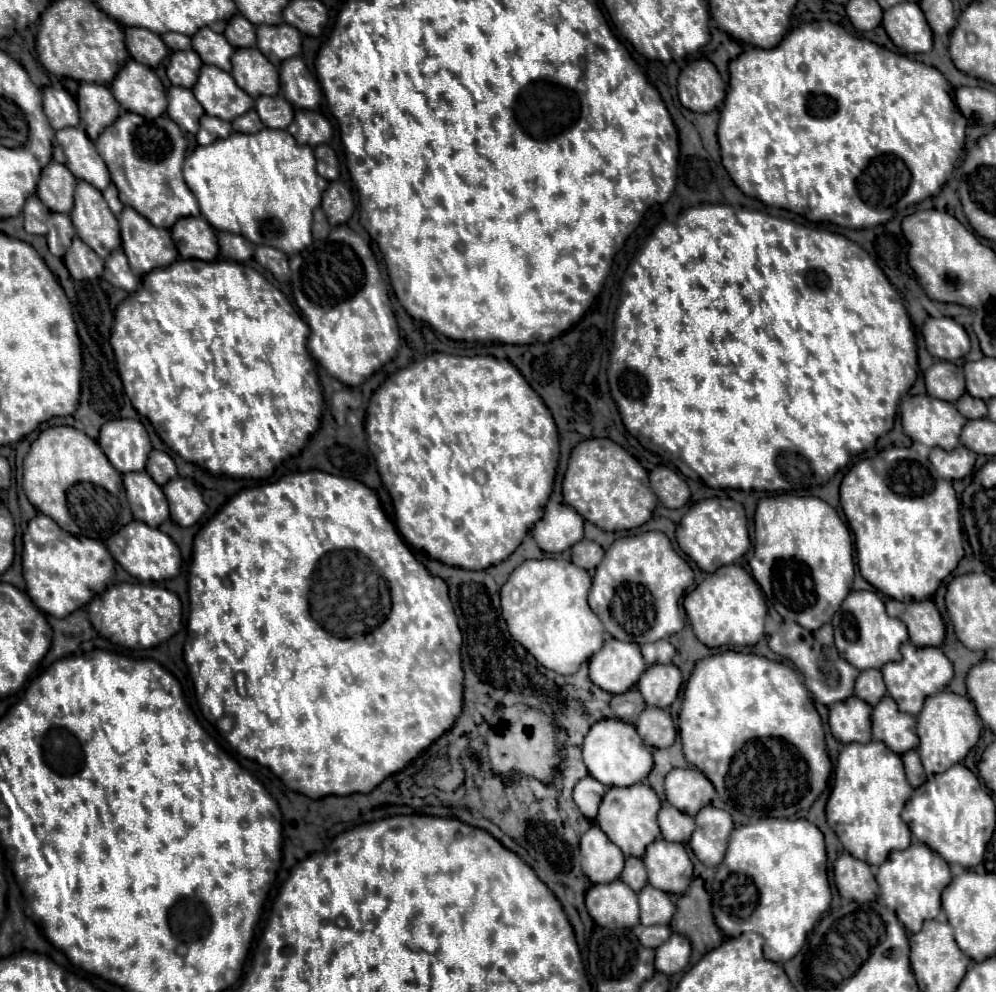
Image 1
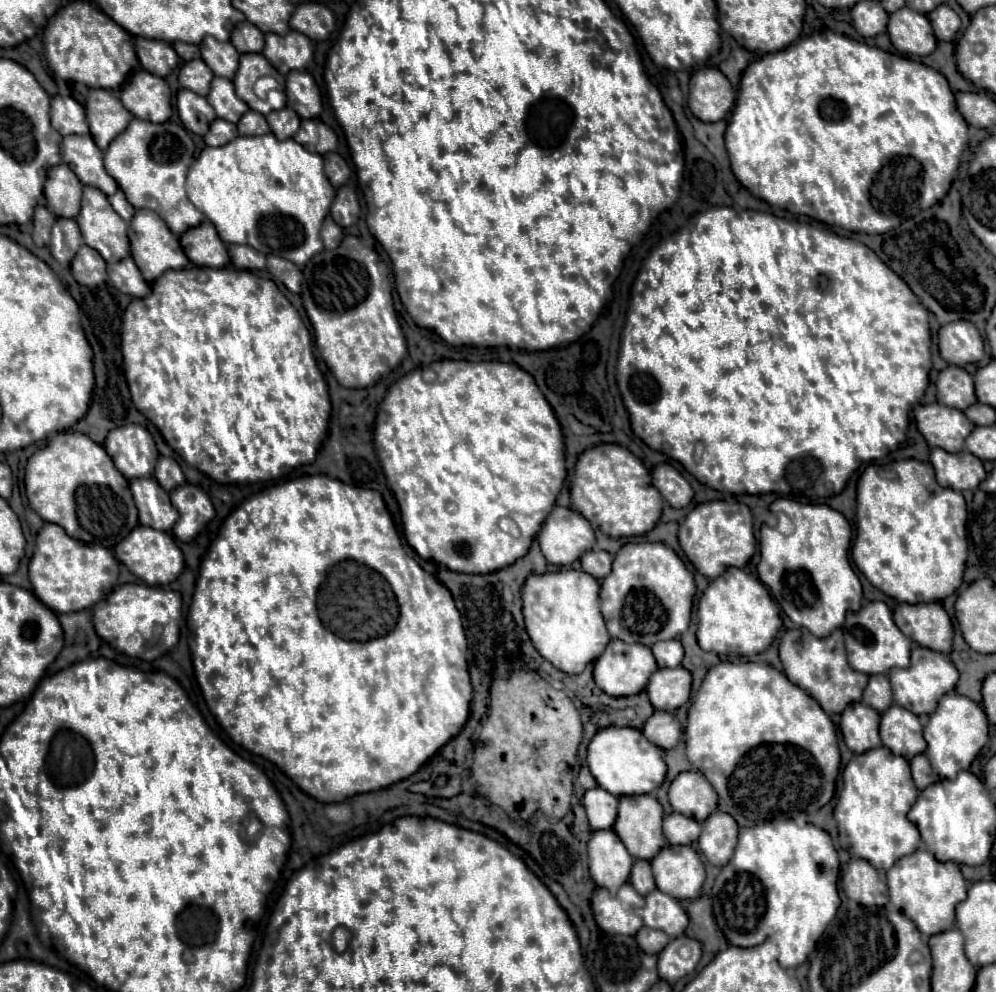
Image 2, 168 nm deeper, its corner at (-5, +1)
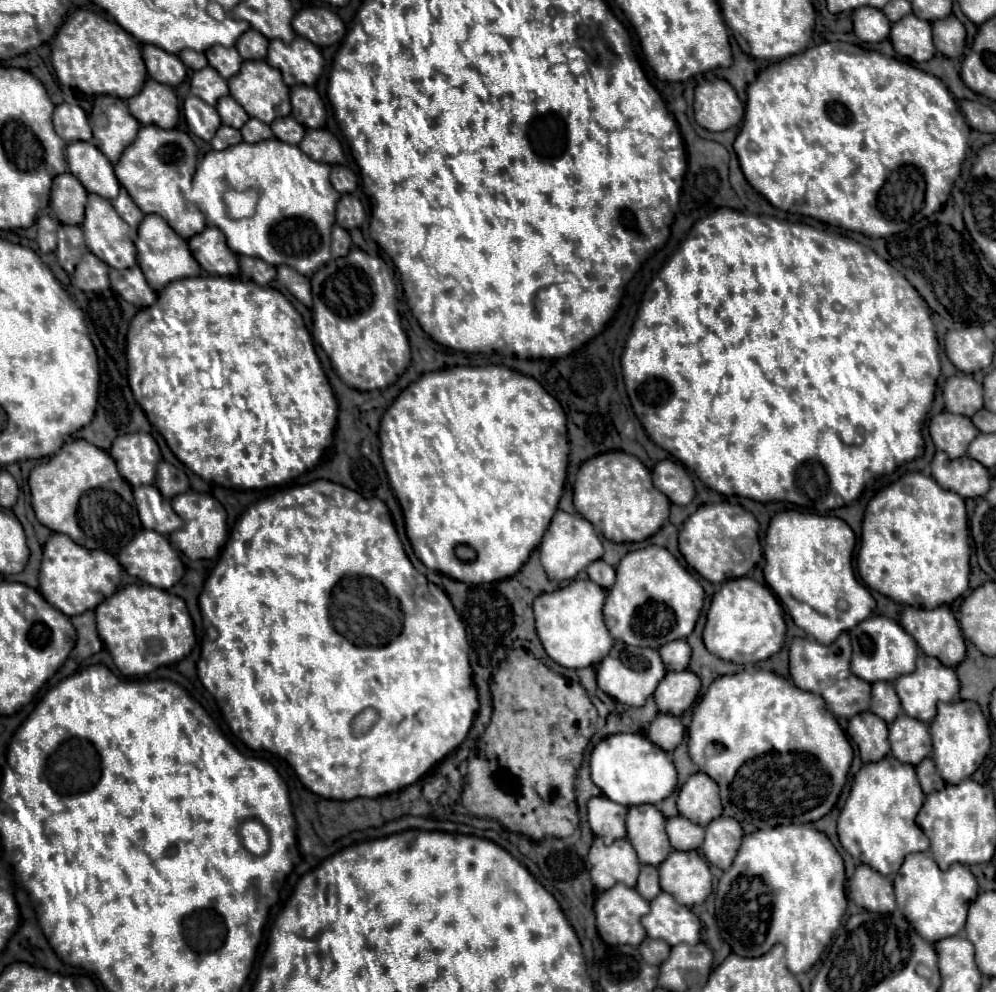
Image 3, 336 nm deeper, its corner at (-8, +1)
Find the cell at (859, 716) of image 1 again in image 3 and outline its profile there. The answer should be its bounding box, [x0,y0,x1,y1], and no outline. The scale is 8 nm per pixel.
[849,712,889,762]

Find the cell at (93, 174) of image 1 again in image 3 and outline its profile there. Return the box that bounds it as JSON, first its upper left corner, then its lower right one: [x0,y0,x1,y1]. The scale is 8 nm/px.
[67,142,119,200]

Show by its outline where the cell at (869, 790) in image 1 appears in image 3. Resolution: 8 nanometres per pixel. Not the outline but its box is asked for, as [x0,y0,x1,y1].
[837,754,929,876]

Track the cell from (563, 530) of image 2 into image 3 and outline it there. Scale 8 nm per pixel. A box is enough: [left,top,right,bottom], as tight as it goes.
[539,510,603,580]

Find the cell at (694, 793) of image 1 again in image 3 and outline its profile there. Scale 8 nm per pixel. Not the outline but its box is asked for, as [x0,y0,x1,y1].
[677,772,721,826]

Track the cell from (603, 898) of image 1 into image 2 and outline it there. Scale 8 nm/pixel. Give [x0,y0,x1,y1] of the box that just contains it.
[592,884,644,936]

